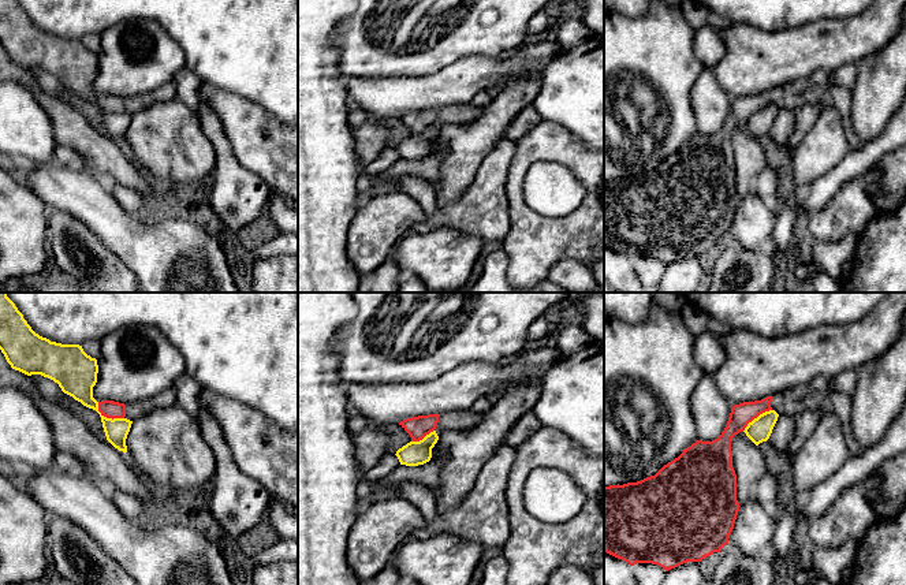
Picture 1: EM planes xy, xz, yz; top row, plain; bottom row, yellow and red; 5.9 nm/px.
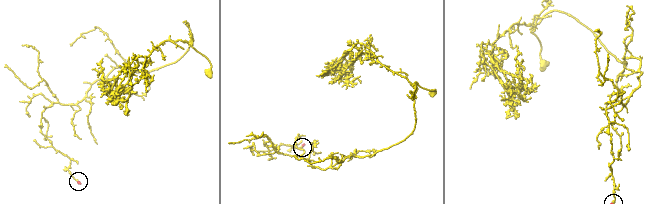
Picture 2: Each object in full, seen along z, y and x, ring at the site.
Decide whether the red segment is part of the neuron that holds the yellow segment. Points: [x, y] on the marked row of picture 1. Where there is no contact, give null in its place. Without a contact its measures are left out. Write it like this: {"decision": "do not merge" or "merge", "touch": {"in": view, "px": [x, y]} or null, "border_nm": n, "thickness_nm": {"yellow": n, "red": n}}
{"decision": "do not merge", "touch": {"in": "xy", "px": [105, 417]}, "border_nm": 190, "thickness_nm": {"yellow": 160, "red": 110}}

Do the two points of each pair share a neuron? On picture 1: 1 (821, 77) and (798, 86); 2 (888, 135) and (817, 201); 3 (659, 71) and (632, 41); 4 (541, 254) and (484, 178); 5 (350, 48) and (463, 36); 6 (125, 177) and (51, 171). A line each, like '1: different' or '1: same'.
1: same
2: same
3: same
4: different
5: same
6: different

